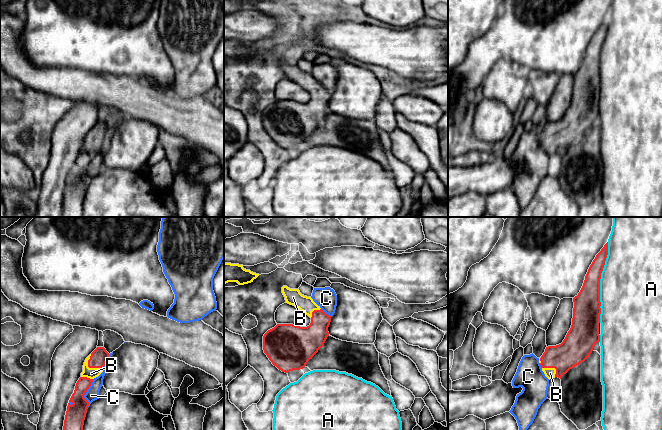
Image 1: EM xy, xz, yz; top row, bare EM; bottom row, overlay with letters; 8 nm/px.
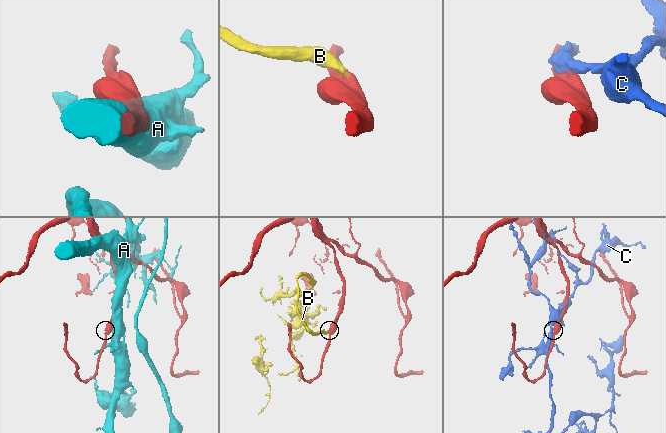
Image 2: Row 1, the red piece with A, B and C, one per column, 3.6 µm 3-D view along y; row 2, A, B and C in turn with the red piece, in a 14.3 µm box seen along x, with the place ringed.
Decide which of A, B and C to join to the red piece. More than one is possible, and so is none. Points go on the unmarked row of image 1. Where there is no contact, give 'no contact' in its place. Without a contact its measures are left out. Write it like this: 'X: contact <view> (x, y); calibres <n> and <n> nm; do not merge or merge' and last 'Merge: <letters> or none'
A: contact yz (599, 58); calibres 220 and 500 nm; do not merge
B: contact xy (90, 143); calibres 140 and 90 nm; merge
C: contact xy (85, 169); calibres 160 and 100 nm; do not merge
Merge: B

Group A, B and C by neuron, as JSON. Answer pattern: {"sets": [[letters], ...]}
{"sets": [["A"], ["B"], ["C"]]}

